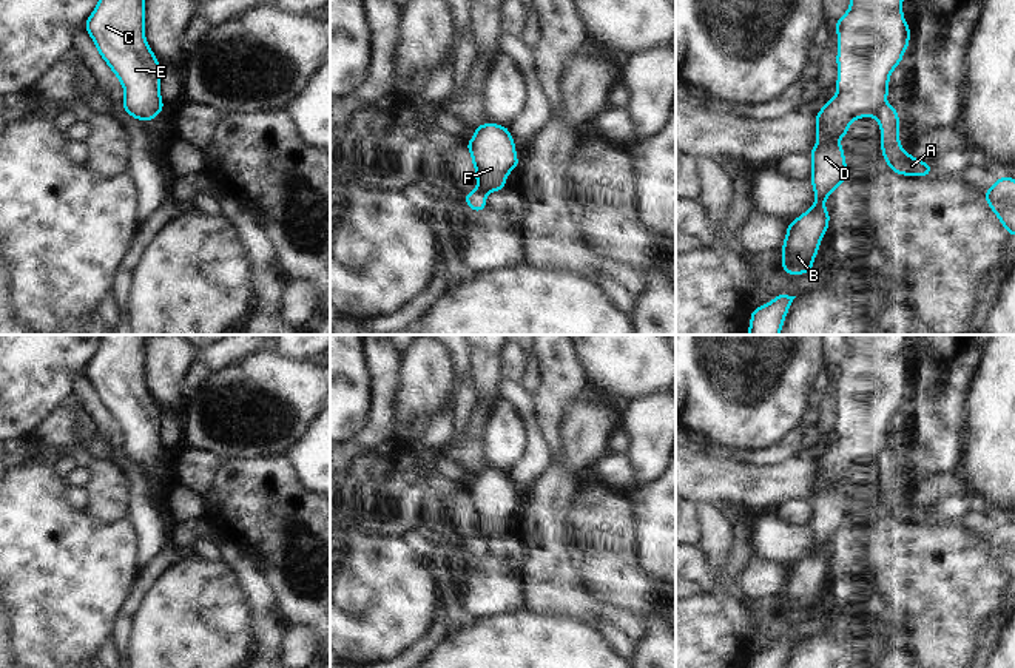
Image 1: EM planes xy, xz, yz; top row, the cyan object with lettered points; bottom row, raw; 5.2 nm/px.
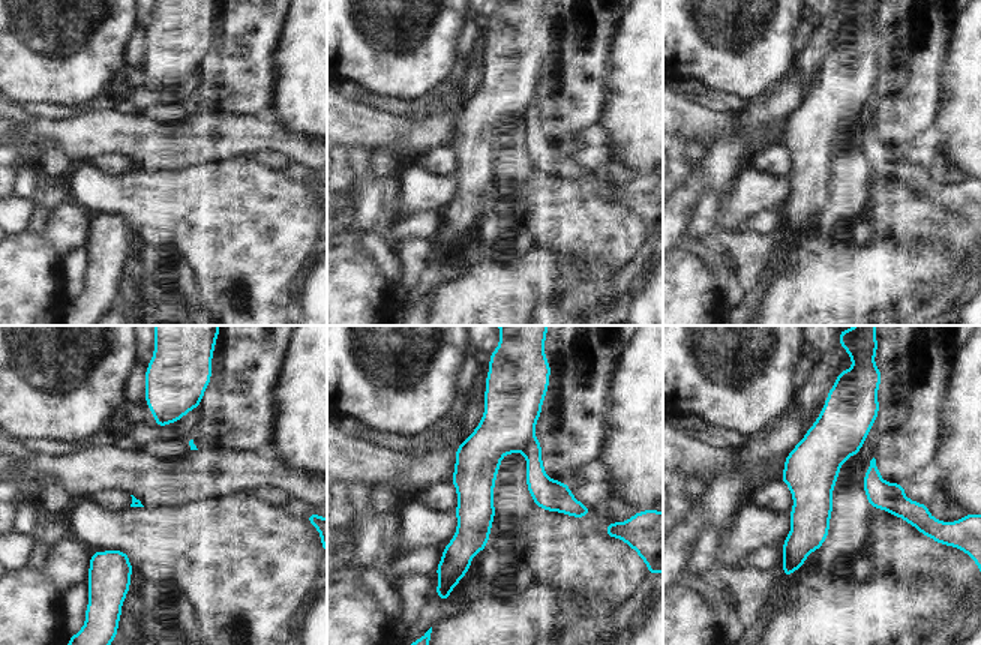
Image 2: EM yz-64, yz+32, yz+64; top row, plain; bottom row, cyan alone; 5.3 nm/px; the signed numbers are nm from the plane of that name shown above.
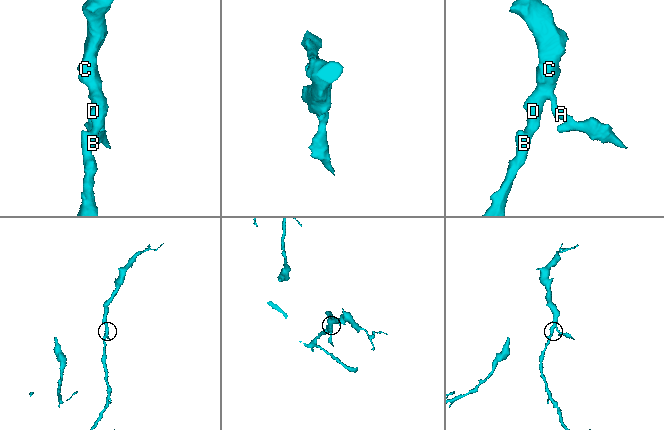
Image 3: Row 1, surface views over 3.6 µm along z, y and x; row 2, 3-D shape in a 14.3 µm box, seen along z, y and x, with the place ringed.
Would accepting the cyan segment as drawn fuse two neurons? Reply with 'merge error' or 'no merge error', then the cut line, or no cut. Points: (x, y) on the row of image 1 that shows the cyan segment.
merge error | yz (886, 104), (875, 116)

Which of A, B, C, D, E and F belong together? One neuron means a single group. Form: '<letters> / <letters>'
A / B C D E F

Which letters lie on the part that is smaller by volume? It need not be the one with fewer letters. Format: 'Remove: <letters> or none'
Remove: A

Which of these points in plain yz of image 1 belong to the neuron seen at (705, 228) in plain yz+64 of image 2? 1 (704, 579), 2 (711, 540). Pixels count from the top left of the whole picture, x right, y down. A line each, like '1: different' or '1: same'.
1: different
2: same

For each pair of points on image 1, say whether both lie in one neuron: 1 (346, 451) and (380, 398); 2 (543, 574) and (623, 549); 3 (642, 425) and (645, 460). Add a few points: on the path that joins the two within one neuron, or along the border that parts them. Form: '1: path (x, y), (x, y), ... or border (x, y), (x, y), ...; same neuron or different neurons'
1: path (360, 441), (380, 421), (380, 412); same neuron
2: border (576, 568), (582, 577), (583, 588), (597, 599); different neurons
3: path (645, 434), (645, 451); same neuron

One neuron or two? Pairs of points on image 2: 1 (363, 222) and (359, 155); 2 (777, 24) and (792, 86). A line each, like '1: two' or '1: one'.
1: one
2: two

